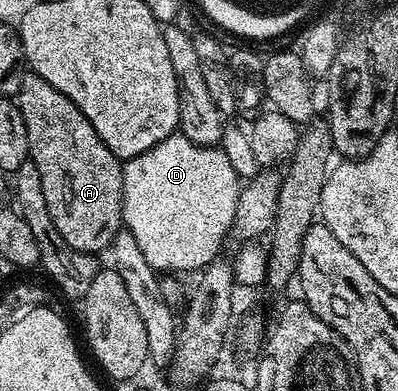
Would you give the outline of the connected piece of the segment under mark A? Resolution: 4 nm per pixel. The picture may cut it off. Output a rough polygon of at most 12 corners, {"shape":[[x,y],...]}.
{"shape":[[49,80],[17,103],[56,222],[123,226],[123,162]]}

